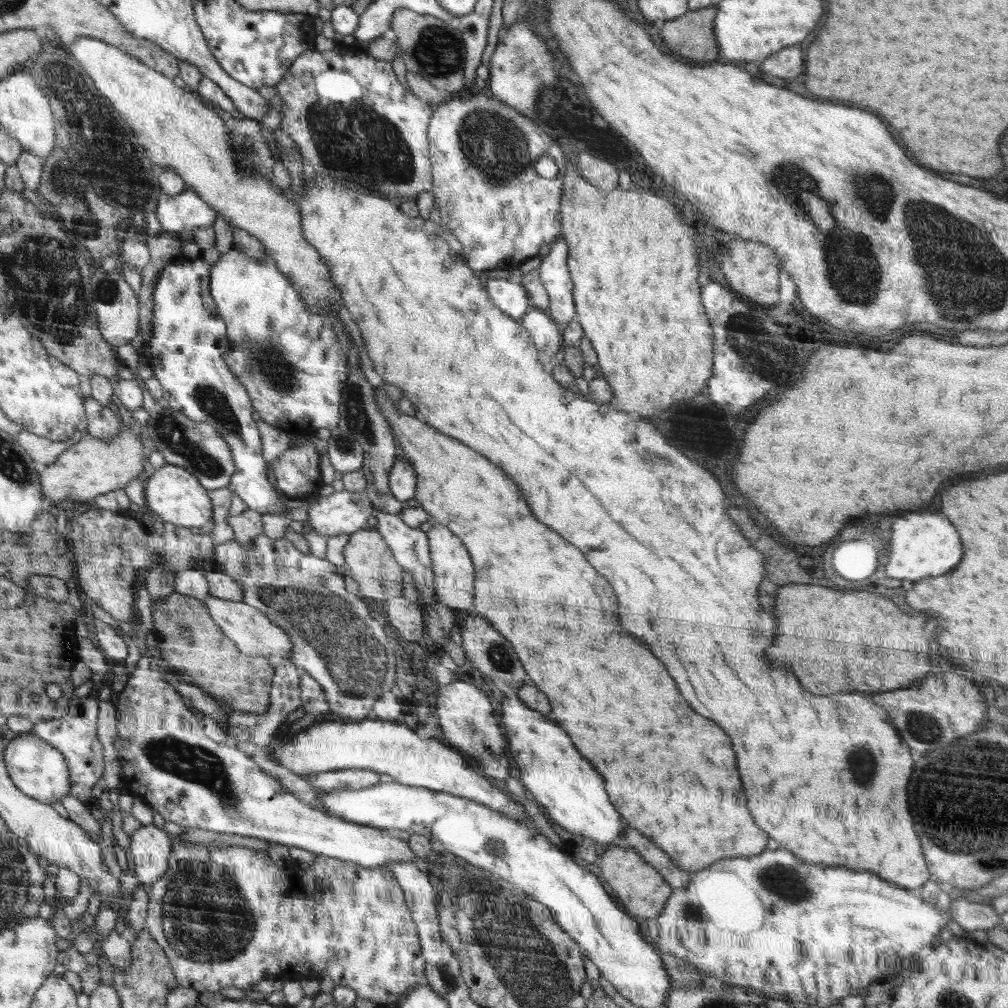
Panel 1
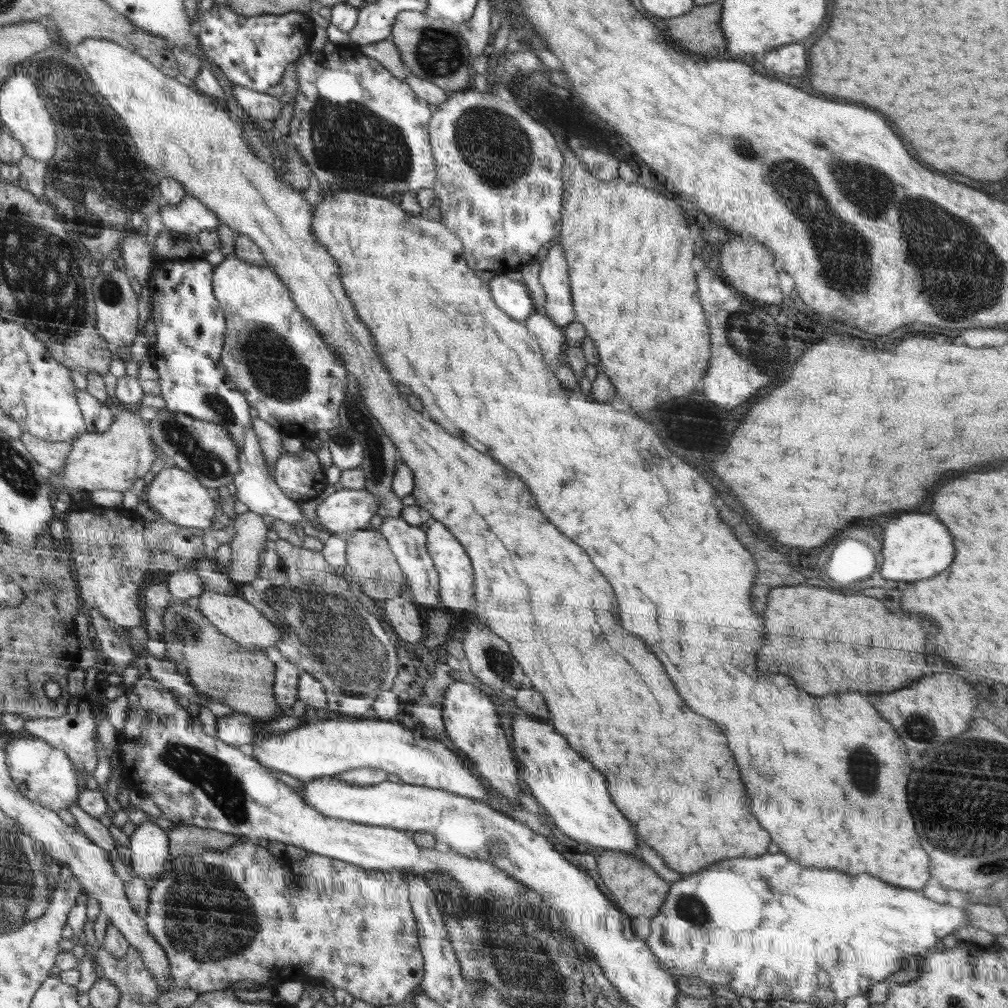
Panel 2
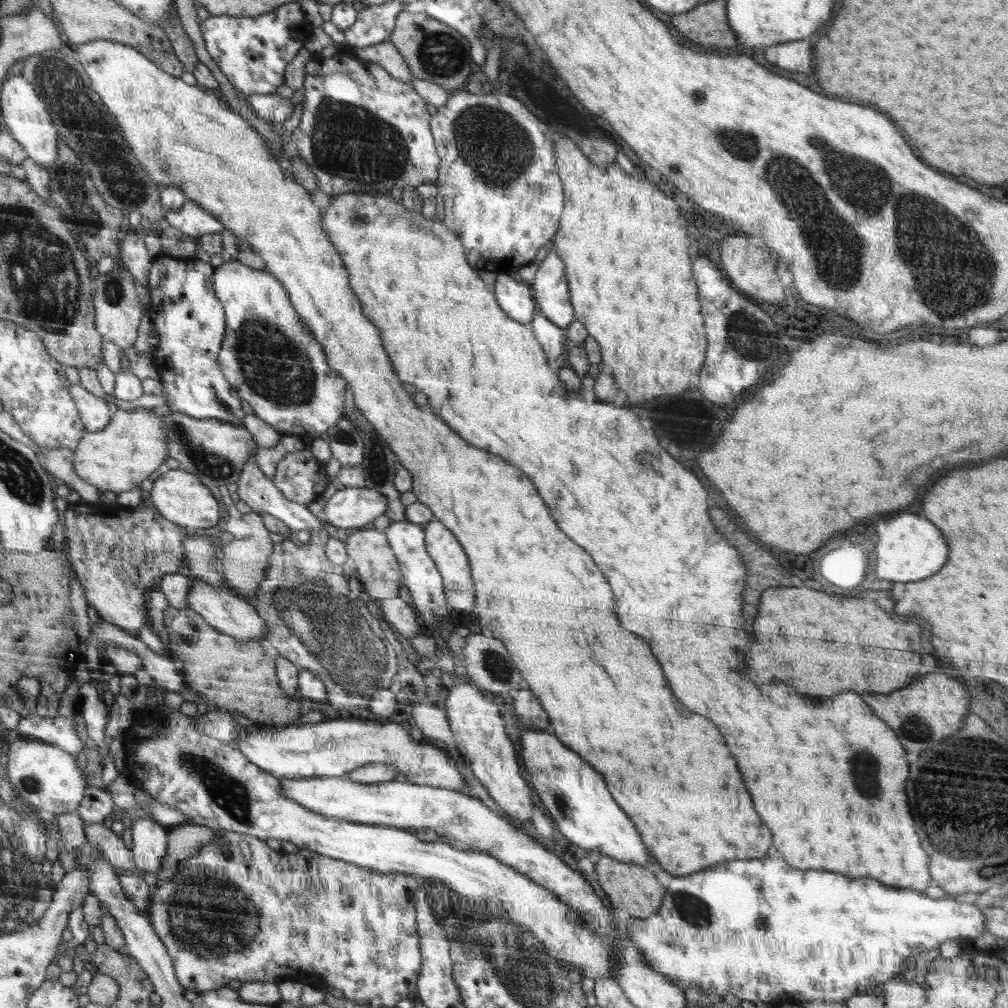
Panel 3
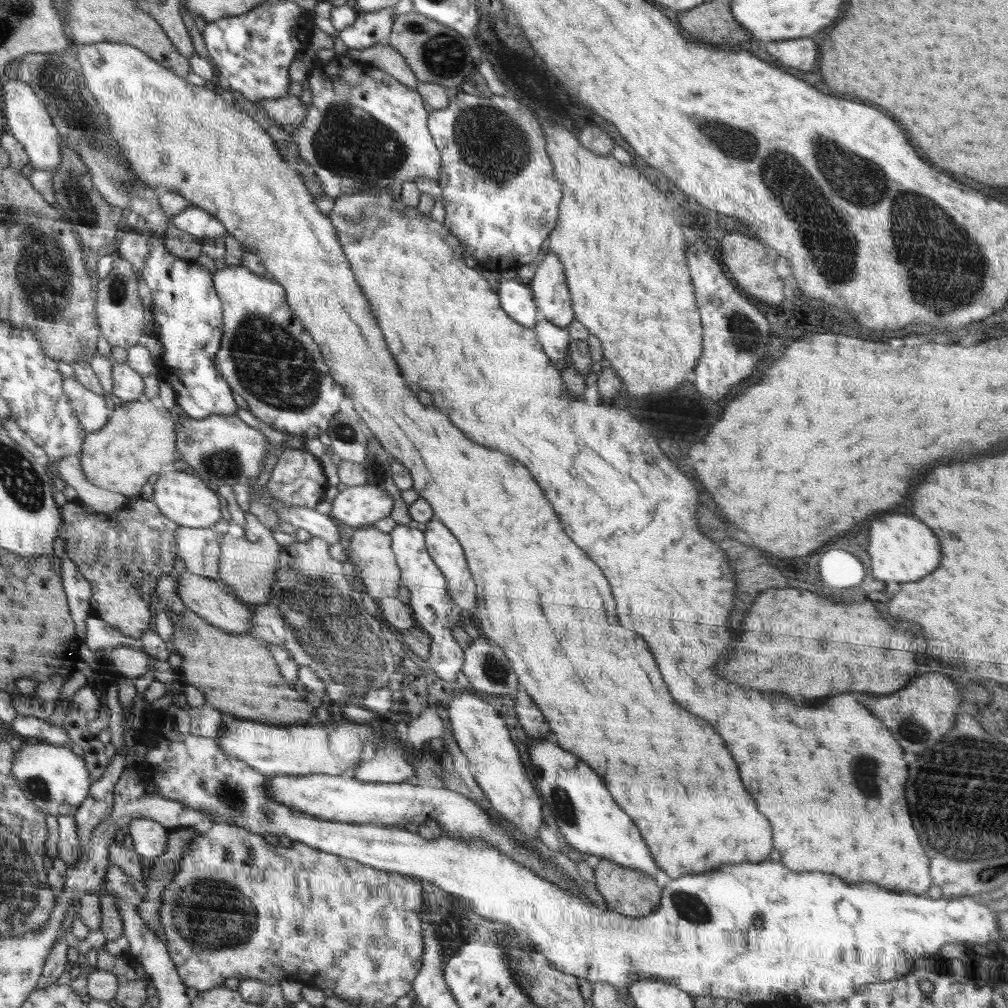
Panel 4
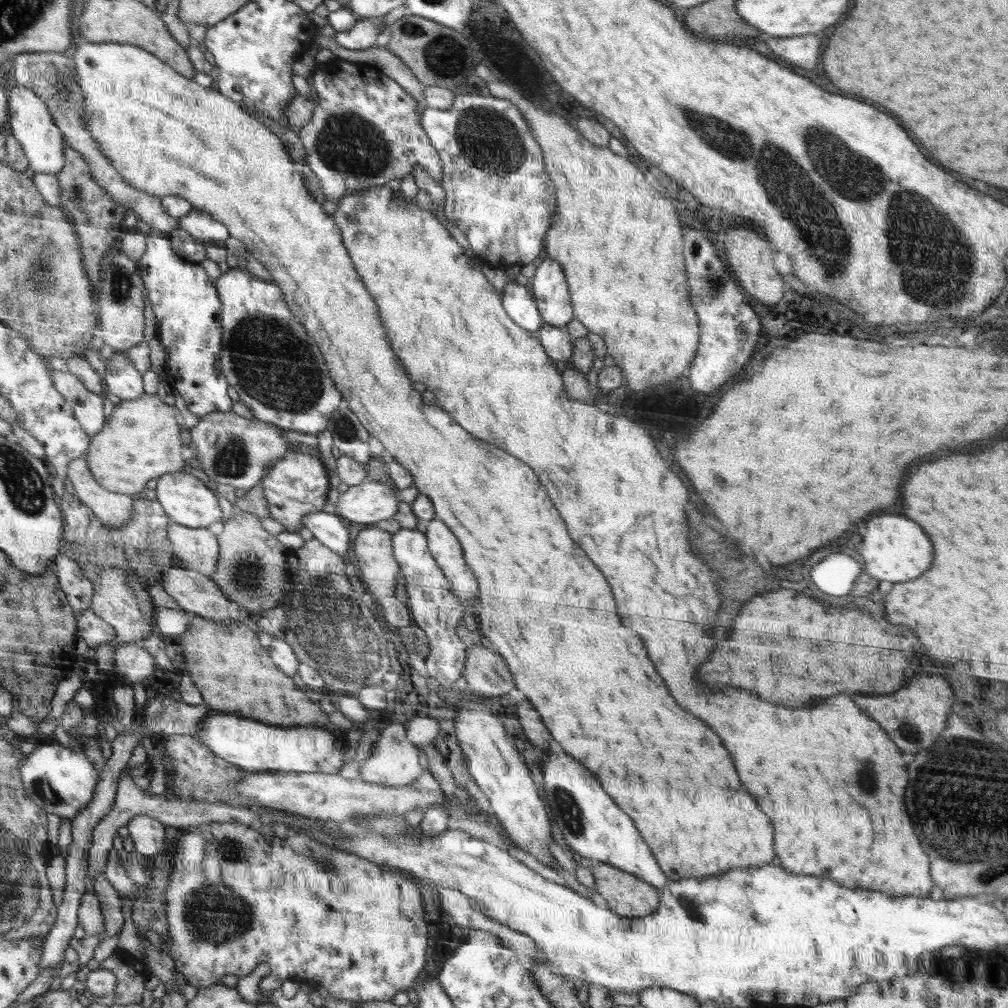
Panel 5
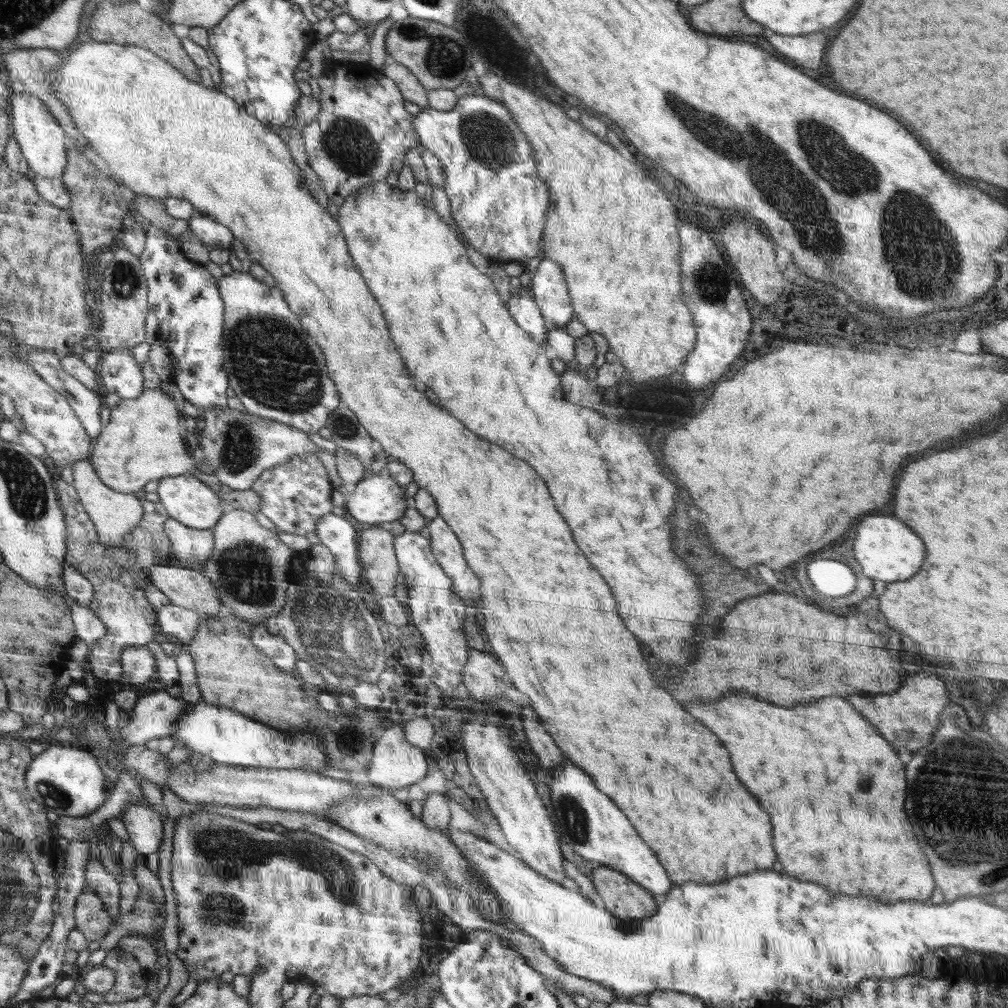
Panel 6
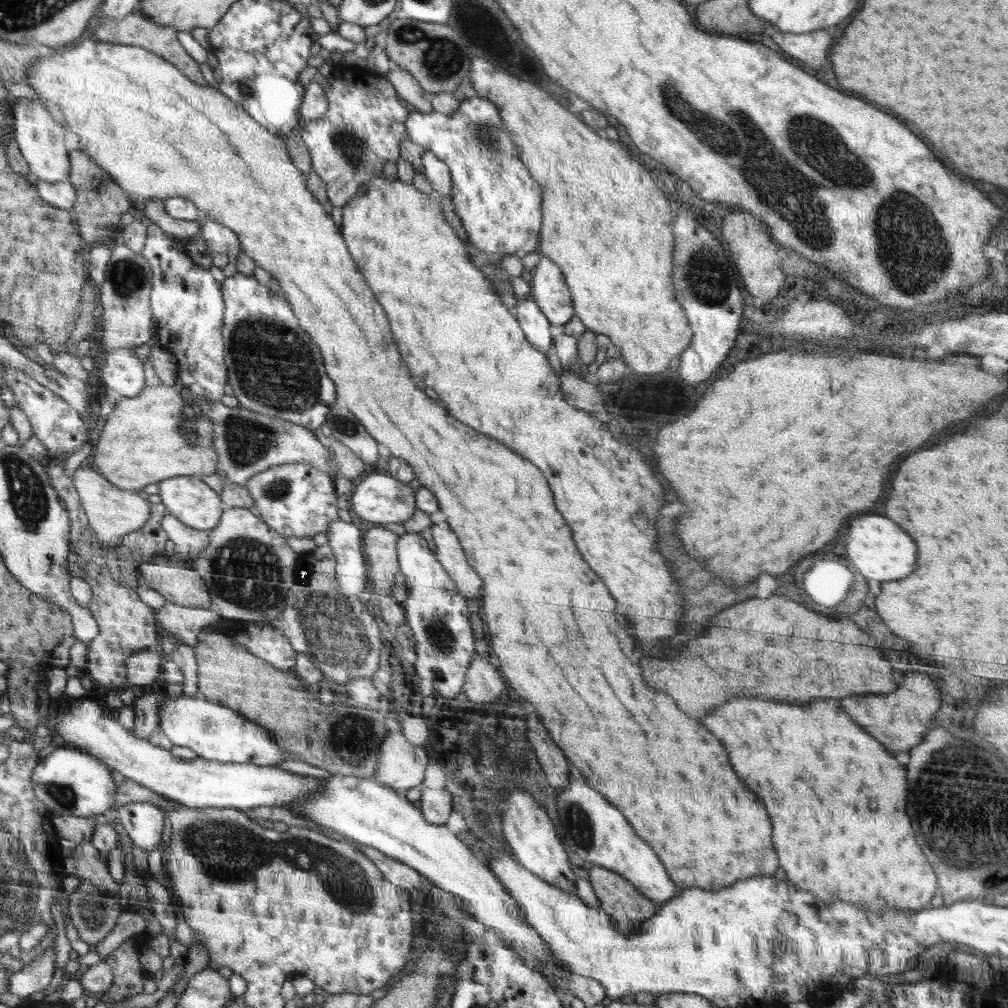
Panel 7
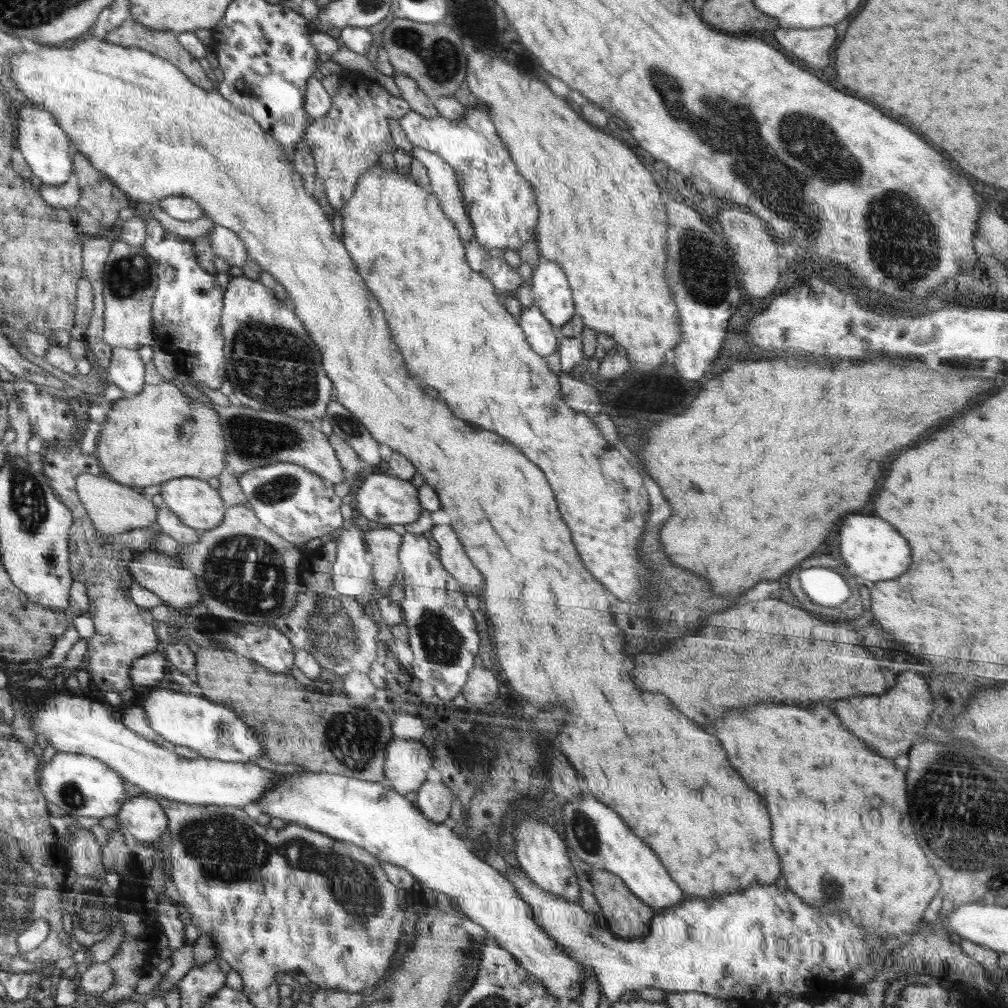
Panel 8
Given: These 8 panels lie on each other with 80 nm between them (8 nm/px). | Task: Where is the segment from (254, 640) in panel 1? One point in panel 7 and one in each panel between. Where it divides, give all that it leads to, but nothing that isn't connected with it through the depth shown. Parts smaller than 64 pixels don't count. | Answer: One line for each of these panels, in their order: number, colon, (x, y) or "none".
2: (244, 623)
3: (229, 614)
4: (202, 595)
5: (195, 592)
6: (191, 589)
7: (183, 586)

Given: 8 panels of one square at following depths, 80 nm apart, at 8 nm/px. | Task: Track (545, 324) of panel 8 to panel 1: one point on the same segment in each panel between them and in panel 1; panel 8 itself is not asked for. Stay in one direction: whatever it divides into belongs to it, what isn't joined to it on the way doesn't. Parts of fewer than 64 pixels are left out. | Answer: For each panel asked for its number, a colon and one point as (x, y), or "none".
1: (510, 297)
2: (513, 297)
3: (515, 297)
4: (517, 299)
5: (520, 304)
6: (523, 307)
7: (537, 327)

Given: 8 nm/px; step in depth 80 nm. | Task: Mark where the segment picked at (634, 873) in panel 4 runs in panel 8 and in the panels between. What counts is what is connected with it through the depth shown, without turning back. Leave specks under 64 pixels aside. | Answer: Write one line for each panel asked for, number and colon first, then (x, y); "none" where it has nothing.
5: (627, 895)
6: (627, 900)
7: (626, 905)
8: (627, 916)

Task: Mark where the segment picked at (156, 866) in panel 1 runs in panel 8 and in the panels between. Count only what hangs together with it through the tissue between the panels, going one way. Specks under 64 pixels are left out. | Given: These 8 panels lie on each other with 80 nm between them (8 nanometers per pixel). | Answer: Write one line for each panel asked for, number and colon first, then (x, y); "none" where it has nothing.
2: (148, 849)
3: (149, 838)
4: (149, 838)
5: (147, 832)
6: (144, 826)
7: (143, 822)
8: (142, 816)

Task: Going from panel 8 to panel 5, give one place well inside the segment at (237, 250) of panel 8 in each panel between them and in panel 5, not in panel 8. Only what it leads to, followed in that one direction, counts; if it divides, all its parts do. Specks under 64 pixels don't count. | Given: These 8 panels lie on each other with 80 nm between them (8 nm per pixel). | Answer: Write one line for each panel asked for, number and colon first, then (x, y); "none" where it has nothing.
5: (199, 225)
6: (214, 235)
7: (219, 239)

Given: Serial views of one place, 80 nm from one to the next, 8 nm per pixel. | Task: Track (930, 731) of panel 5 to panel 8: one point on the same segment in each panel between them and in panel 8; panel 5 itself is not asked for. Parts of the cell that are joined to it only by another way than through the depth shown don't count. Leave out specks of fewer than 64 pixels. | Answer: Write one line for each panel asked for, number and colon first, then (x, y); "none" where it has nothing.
6: (908, 718)
7: (900, 720)
8: (890, 723)

